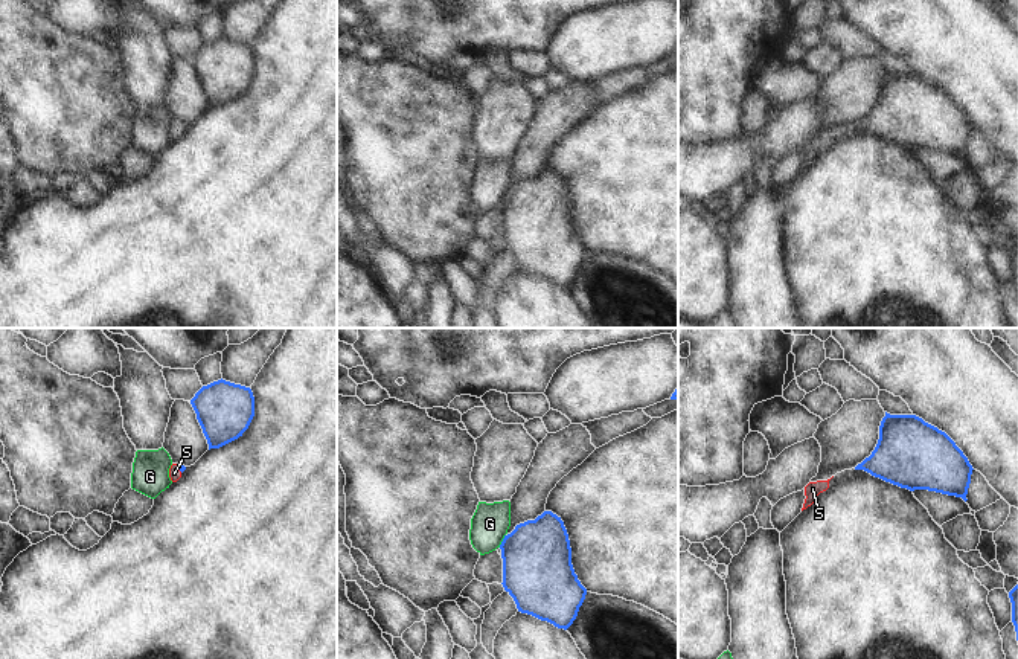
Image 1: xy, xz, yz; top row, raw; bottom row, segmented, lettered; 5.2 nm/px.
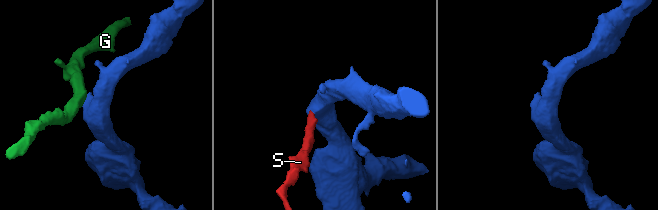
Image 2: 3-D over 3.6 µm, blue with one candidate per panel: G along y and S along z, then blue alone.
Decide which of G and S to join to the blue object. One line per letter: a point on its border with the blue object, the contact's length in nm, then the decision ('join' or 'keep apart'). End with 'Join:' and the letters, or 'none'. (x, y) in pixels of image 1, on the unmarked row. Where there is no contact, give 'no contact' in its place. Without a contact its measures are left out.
G: xz (503, 199) | 80 nm | keep apart
S: xy (179, 127) | 50 nm | join
Join: S

